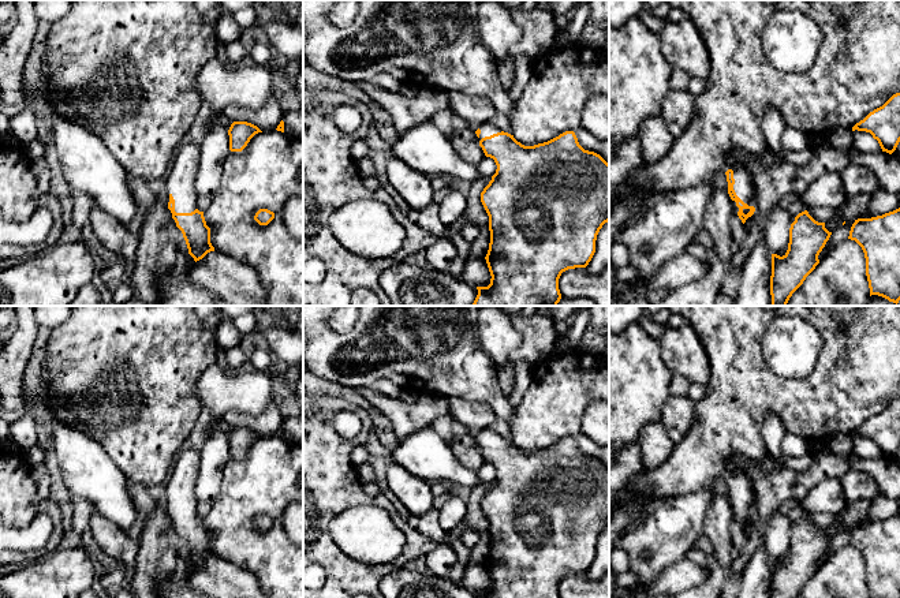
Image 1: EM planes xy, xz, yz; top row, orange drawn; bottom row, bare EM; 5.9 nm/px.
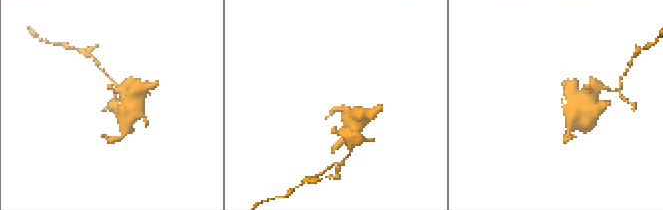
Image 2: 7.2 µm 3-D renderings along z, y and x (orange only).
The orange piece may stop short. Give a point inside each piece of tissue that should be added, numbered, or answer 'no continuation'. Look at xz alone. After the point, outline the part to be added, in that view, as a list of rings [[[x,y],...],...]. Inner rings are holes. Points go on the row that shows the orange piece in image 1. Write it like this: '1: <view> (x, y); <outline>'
1: xz (488, 129); [[[492,122],[479,124],[479,130],[481,130],[481,134],[479,134],[478,141],[481,141],[485,137],[490,137],[493,134],[501,132],[501,130],[496,127]]]

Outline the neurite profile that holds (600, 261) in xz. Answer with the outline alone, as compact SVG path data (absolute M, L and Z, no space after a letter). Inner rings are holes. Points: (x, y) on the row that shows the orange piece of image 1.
M609 221L602 225L595 240L595 253L586 266L590 274L597 274L609 265Z

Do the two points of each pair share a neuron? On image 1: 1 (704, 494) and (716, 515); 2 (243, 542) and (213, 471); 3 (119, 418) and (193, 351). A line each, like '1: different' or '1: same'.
1: different
2: different
3: same

